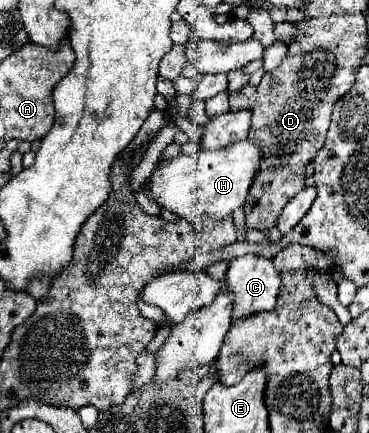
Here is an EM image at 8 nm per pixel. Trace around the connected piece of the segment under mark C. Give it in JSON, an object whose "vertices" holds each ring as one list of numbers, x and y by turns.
{"vertices":[[247,254,241,258,235,258,229,262,229,270,223,280,223,290,233,294,233,314,231,318,245,318,259,310,273,310,277,304,277,294,281,288,279,272,275,270,273,262,269,258,261,258,255,254]]}

